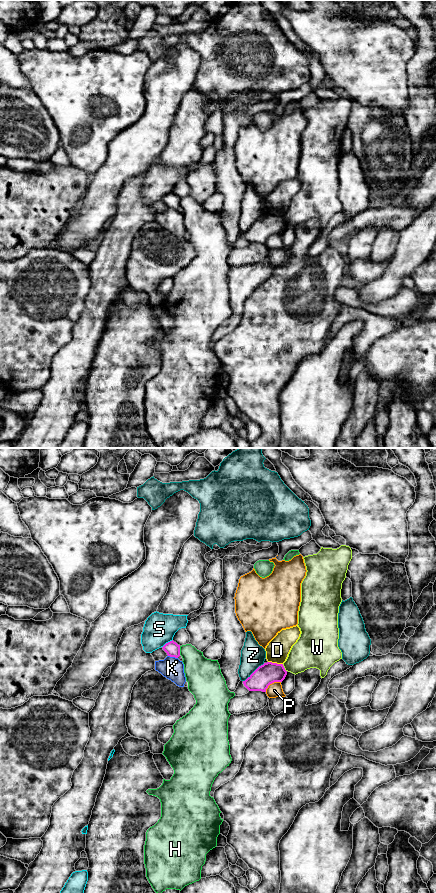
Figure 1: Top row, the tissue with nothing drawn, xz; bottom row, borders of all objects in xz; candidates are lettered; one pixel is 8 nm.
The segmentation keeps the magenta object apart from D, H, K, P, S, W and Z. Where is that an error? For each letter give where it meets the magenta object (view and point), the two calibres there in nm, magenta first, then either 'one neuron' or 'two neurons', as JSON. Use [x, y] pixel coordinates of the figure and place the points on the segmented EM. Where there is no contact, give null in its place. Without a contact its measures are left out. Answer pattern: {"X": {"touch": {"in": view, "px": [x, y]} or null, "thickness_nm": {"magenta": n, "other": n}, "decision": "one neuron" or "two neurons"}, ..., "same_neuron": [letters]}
{"D": {"touch": {"in": "xz", "px": [275, 663]}, "thickness_nm": {"magenta": 170, "other": 190}, "decision": "two neurons"}, "H": {"touch": {"in": "xz", "px": [179, 650]}, "thickness_nm": {"magenta": 120, "other": 260}, "decision": "two neurons"}, "K": {"touch": {"in": "xz", "px": [173, 656]}, "thickness_nm": {"magenta": 120, "other": 180}, "decision": "two neurons"}, "P": {"touch": {"in": "xz", "px": [271, 683]}, "thickness_nm": {"magenta": 170, "other": 120}, "decision": "two neurons"}, "S": {"touch": {"in": "xz", "px": [168, 642]}, "thickness_nm": {"magenta": 120, "other": 260}, "decision": "two neurons"}, "W": {"touch": {"in": "xz", "px": [284, 668]}, "thickness_nm": {"magenta": 170, "other": 280}, "decision": "two neurons"}, "Z": {"touch": {"in": "xz", "px": [254, 671]}, "thickness_nm": {"magenta": 170, "other": 200}, "decision": "two neurons"}, "same_neuron": []}

